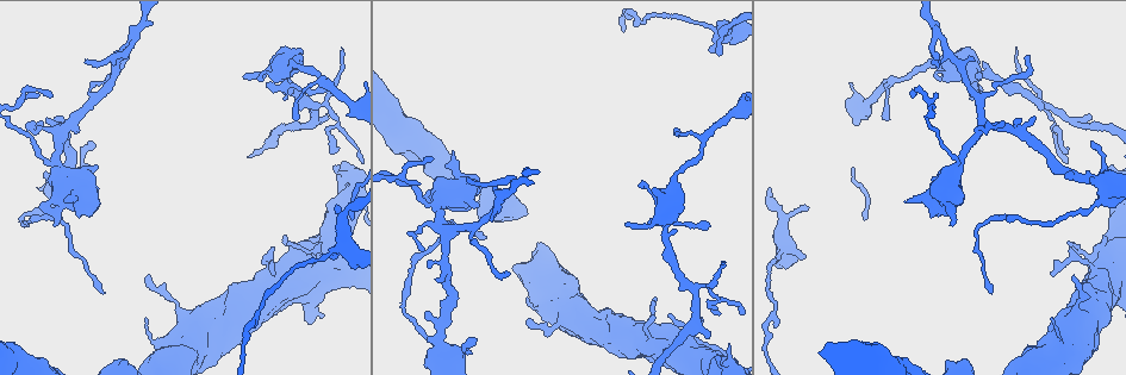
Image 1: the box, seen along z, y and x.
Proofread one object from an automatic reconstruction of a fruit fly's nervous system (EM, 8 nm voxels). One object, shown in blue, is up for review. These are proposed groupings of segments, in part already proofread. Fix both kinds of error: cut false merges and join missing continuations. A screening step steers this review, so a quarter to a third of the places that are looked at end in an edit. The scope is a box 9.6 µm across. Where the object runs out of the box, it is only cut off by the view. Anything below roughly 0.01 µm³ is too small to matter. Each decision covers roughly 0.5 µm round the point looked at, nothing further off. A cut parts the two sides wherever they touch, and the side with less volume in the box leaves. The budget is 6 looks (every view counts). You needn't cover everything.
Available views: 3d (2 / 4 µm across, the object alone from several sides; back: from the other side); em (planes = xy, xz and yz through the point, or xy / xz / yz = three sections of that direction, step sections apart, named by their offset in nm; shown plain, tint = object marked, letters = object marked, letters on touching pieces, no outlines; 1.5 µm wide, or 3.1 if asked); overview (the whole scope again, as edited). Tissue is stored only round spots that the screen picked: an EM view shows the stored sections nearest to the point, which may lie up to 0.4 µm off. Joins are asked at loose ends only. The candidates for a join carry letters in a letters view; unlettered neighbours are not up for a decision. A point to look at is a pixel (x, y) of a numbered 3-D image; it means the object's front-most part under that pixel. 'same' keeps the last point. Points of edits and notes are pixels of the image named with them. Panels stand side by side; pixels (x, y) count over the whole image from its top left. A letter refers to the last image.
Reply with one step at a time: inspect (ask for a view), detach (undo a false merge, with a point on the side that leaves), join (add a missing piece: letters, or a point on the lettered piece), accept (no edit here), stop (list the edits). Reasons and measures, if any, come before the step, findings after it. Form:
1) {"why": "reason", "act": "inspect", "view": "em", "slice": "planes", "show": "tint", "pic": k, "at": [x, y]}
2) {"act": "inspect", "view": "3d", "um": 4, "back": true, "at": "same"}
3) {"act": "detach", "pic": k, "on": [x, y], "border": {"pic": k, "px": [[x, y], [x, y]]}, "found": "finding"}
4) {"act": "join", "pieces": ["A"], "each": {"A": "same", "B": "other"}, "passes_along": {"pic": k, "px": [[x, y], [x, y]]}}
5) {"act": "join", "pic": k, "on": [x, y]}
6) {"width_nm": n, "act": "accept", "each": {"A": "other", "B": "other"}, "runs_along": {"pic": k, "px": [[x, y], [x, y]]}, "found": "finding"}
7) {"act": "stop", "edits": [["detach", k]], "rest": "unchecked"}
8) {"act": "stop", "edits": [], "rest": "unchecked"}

{"why": "branch stops here", "act": "inspect", "view": "3d", "um": 4, "pic": 1, "at": [508, 276]}

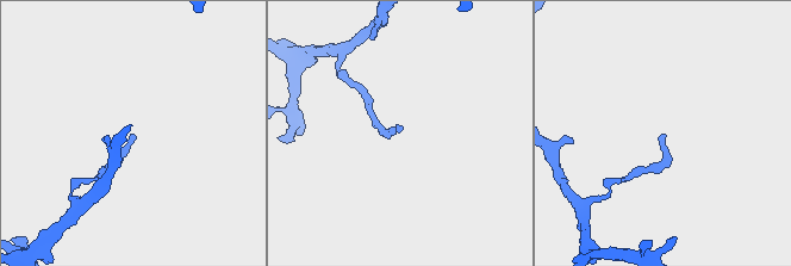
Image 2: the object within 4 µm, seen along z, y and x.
{"act": "inspect", "view": "em", "slice": "planes", "show": "letters", "pic": 2, "at": [400, 129]}

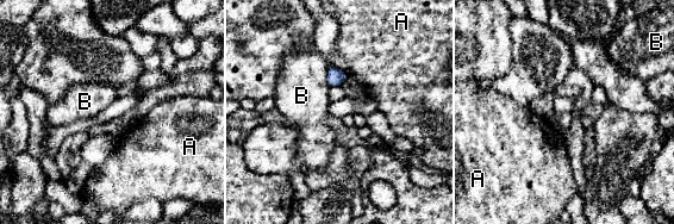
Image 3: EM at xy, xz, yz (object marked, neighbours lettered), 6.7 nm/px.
{"act": "accept", "each": {"A": "other", "B": "other"}, "border": {"pic": 3, "px": [[330, 64], [342, 69], [348, 75]]}, "found": "none of them fits"}

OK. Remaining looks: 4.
{"why": "side arm on a straight run", "act": "inspect", "view": "em", "slice": "planes", "show": "letters", "pic": 1, "at": [94, 102]}

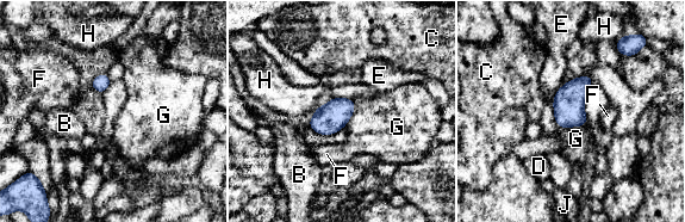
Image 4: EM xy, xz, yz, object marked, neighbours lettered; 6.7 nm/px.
{"longest_contact_nm": ["G", 200], "act": "accept", "each": {"B": "other", "C": "other", "D": "other", "E": "other", "F": "other", "G": "other", "H": "other", "J": "other"}, "found": "one cell here"}

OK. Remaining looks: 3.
{"why": "free end", "act": "inspect", "view": "3d", "um": 4, "pic": 1, "at": [723, 264]}

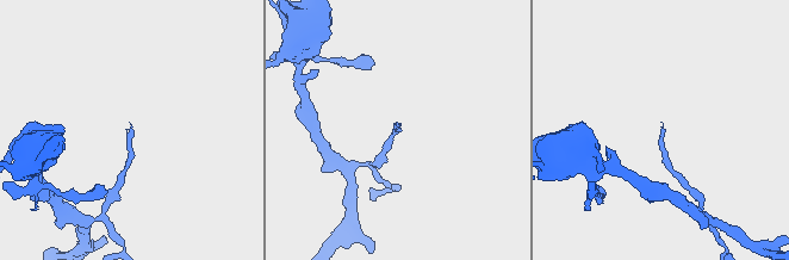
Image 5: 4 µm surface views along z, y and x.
{"why": "need the tissue", "act": "inspect", "view": "em", "slice": "yz", "step": 4, "show": "letters", "pic": 5, "at": [396, 125]}

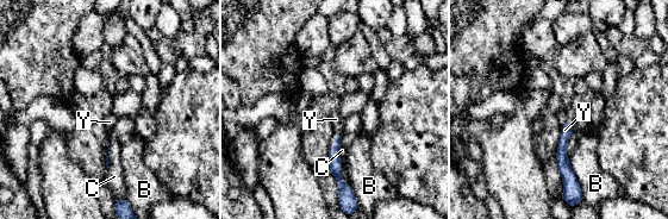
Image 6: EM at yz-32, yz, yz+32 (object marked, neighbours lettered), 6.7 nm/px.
{"longest_contact_nm": ["C", 280], "act": "accept", "each": {"B": "other", "C": "other", "Y": "other"}, "found": "no lettered piece goes on from it"}

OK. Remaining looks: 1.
{"act": "stop", "edits": [], "rest": "unchecked"}

